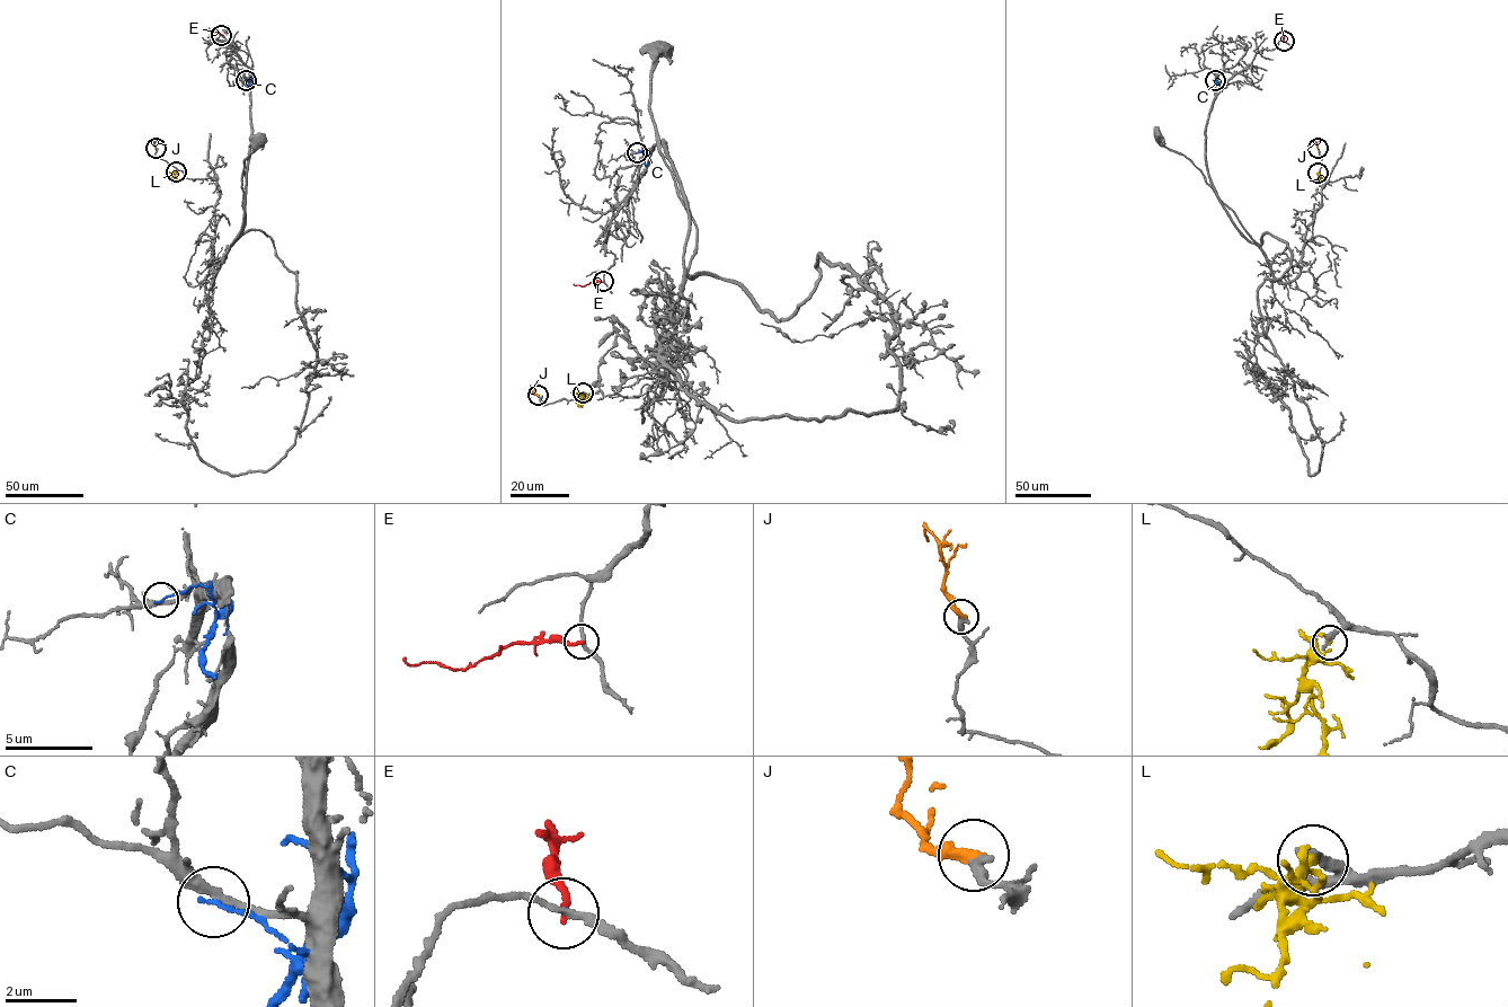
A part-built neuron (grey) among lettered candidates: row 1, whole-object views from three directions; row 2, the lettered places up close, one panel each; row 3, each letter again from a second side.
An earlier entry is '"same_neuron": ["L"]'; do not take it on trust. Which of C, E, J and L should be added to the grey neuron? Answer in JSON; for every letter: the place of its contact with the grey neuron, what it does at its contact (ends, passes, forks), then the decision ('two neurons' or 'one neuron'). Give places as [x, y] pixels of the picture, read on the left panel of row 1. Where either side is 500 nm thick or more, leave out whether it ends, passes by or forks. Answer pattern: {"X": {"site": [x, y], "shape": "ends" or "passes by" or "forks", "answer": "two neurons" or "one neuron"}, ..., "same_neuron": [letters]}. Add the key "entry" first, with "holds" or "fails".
{"entry": "fails", "C": {"site": [246, 80], "shape": "ends", "answer": "two neurons"}, "E": {"site": [221, 35], "shape": "ends", "answer": "two neurons"}, "J": {"site": [156, 148], "shape": "ends", "answer": "one neuron"}, "L": {"site": [176, 171], "shape": "ends", "answer": "two neurons"}, "same_neuron": ["J"]}

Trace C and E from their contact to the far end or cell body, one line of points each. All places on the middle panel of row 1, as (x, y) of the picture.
C: (637, 152), (645, 150), (646, 166)
E: (603, 281), (583, 286), (574, 284)

